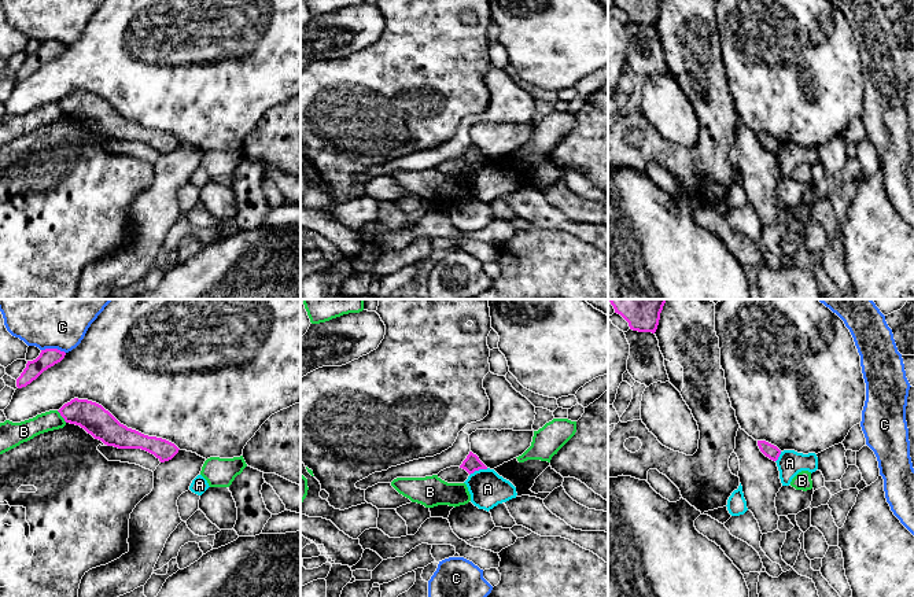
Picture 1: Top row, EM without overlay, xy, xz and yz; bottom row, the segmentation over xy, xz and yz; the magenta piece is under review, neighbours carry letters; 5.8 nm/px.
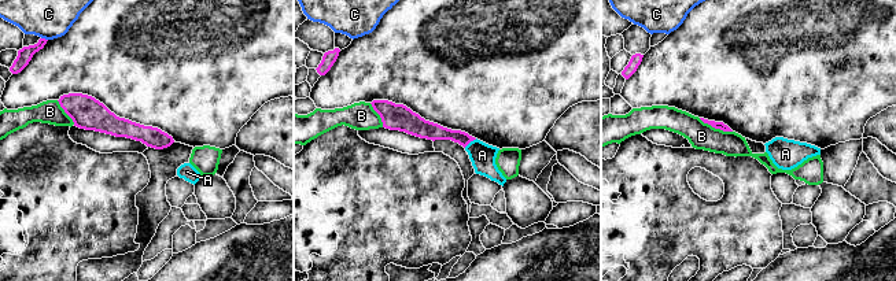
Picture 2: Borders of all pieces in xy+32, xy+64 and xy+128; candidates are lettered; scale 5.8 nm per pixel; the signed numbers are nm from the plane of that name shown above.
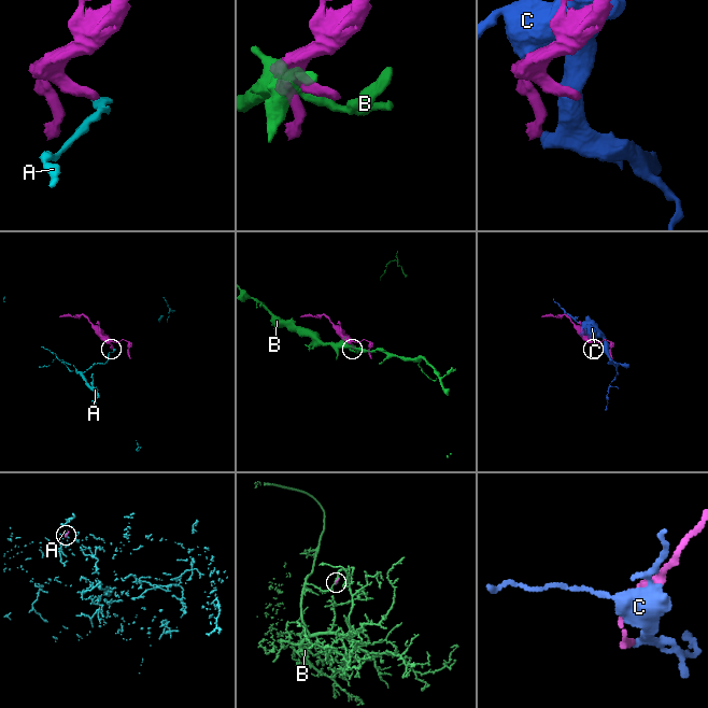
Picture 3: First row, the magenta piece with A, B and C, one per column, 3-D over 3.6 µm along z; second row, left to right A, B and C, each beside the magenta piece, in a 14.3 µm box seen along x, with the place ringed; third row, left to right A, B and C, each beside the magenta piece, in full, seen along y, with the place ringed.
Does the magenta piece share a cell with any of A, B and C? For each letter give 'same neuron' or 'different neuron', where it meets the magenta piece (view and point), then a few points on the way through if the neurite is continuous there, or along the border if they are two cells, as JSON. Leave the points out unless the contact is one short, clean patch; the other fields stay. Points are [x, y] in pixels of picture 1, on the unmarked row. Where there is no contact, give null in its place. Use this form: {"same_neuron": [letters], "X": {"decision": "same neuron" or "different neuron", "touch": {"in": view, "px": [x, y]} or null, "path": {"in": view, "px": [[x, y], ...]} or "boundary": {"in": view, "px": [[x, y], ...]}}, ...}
{"same_neuron": [], "A": {"decision": "different neuron", "touch": {"in": "xz", "px": [478, 162]}, "boundary": {"in": "xz", "px": [[487, 161], [479, 161], [470, 168]]}}, "B": {"decision": "different neuron", "touch": {"in": "xy", "px": [61, 107]}}, "C": {"decision": "different neuron", "touch": {"in": "xy", "px": [54, 41]}}}

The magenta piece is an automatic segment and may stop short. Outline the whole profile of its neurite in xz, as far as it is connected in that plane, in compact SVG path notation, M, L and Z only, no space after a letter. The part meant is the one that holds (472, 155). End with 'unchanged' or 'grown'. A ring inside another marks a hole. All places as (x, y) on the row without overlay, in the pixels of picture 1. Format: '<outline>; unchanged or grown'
M469 144L460 161L465 162L469 167L479 162L487 162L487 159L479 152L476 147Z; unchanged

